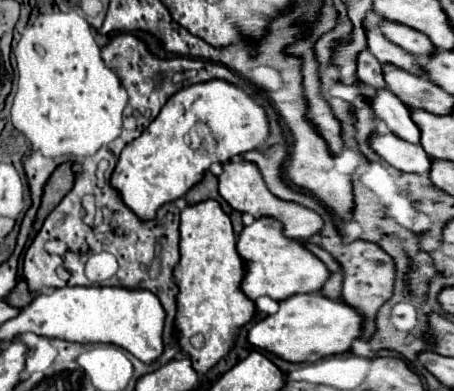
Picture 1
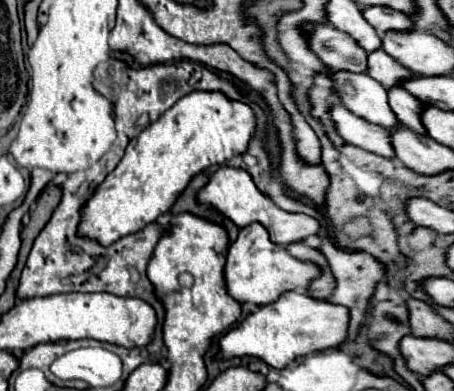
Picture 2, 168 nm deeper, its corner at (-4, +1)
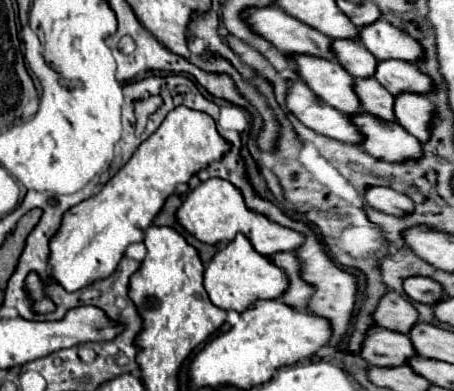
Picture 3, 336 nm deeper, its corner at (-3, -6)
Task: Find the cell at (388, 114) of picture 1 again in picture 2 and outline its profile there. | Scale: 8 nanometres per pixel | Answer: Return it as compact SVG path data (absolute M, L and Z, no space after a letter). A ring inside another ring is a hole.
M330 71L330 75L340 103L354 115L386 129L394 129L394 125L398 125L398 121L394 121L394 113L390 113L390 105L386 105L386 89L378 81L366 73L352 71Z

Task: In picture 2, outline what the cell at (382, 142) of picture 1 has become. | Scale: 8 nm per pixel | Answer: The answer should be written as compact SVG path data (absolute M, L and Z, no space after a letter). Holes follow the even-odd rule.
M334 105L330 109L330 119L334 123L336 133L346 143L378 153L382 157L394 157L394 153L390 153L390 141L386 141L388 129L382 129L380 125L374 125L362 117L356 117L342 105Z

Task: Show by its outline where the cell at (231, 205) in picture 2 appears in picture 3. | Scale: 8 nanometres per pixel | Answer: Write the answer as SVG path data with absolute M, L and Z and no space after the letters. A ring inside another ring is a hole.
M209 178L207 182L201 182L195 190L191 190L189 196L183 200L183 206L177 212L177 220L191 234L195 234L201 242L209 242L209 244L227 244L233 240L233 236L237 232L241 232L251 240L253 248L263 256L297 250L305 242L305 236L301 232L285 228L285 226L269 220L267 216L249 210L245 206L241 190L223 178Z

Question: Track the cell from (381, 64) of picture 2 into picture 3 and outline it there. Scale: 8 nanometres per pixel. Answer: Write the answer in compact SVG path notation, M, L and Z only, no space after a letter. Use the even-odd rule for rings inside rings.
M333 40L333 50L337 54L337 62L353 76L353 78L371 78L373 68L377 68L377 58L371 52L365 52L357 40Z

